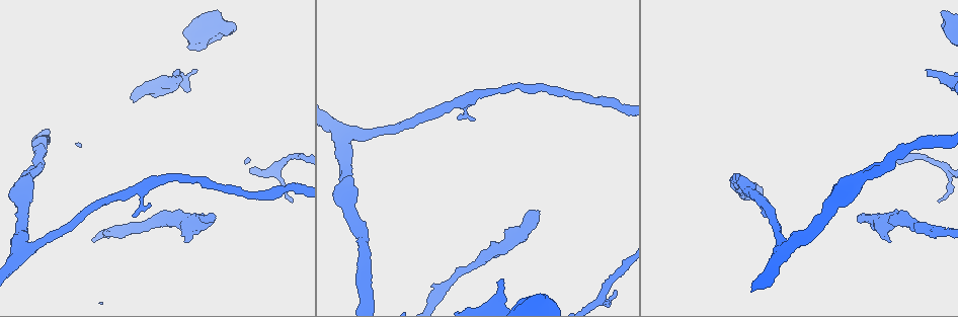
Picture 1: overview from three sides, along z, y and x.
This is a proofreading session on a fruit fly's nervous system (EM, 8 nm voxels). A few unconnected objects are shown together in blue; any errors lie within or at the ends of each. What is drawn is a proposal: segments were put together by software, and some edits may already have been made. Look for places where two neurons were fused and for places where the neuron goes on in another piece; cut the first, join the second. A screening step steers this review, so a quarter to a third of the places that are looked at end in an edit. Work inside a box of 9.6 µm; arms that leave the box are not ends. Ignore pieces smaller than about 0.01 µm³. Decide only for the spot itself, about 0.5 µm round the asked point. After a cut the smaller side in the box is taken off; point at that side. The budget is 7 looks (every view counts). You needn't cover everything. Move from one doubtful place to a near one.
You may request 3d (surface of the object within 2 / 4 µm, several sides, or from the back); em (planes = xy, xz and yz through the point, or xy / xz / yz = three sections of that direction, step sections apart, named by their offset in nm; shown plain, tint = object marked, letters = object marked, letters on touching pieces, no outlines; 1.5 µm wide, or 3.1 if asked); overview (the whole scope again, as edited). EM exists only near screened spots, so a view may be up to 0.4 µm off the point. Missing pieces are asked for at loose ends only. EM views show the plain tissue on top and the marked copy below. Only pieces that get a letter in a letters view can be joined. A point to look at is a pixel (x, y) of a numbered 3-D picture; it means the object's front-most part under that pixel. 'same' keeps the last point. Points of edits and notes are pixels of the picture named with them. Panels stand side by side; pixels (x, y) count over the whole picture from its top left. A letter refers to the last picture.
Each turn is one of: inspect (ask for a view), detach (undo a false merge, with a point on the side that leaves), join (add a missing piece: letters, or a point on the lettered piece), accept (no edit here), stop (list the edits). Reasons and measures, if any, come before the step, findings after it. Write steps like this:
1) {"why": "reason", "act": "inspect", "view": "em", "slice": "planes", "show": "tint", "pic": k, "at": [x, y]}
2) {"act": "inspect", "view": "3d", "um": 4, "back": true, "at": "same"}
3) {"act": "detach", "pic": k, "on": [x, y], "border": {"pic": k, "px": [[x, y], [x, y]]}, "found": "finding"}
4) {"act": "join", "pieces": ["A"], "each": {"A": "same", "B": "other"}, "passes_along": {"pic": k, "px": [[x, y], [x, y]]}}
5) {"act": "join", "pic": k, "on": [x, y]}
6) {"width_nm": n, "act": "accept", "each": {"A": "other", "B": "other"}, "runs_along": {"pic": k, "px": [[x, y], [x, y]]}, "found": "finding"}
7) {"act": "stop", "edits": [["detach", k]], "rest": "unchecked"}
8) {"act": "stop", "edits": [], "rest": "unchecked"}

{"why": "sharp bend", "act": "inspect", "view": "3d", "um": 4, "pic": 1, "at": [21, 248]}

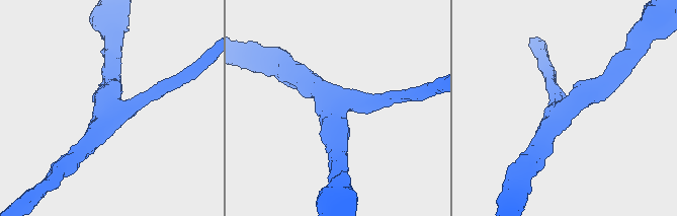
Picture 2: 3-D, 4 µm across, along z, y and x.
{"arms": 3, "arm_widths_nm": [220, 340, 340], "why": "need the tissue", "act": "inspect", "view": "em", "slice": "planes", "show": "letters", "pic": 2, "at": [338, 112]}

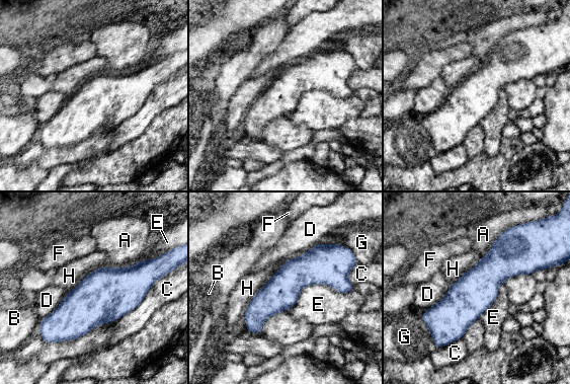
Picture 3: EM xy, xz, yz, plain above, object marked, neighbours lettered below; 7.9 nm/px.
{"act": "accept", "each": {"A": "other", "B": "other", "C": "other", "D": "other", "E": "other", "F": "other", "G": "other", "H": "other"}, "found": "all the same neuron"}

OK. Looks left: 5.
{"why": "an open end", "act": "inspect", "view": "3d", "um": 4, "pic": 1, "at": [857, 216]}

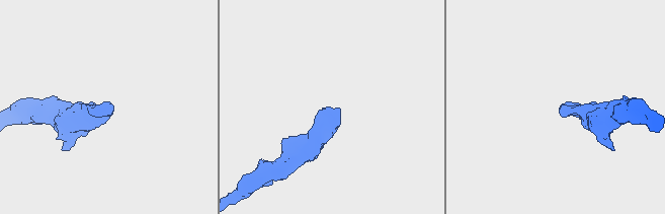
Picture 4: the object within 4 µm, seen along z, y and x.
{"why": "shape alone is not enough", "act": "inspect", "view": "em", "slice": "planes", "show": "letters", "pic": 4, "at": [562, 104]}

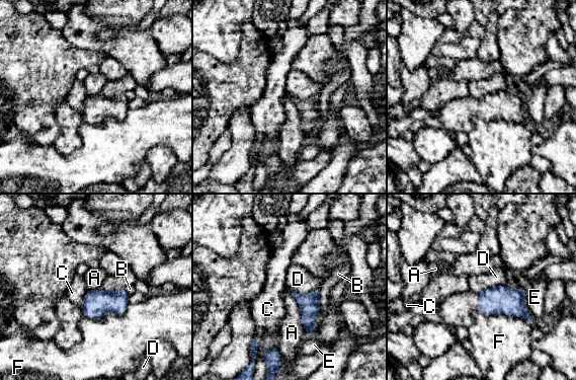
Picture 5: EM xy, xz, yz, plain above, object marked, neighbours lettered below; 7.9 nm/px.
{"longest_contact_nm": ["F", 460], "act": "accept", "each": {"A": "other", "B": "other", "C": "other", "D": "other", "E": "other", "F": "other"}, "border": {"pic": 5, "px": [[290, 290], [307, 334]]}, "found": "no lettered piece goes on from it"}

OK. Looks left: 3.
{"why": "branch stops here", "act": "inspect", "view": "em", "slice": "planes", "show": "letters", "pic": 1, "at": [503, 280]}

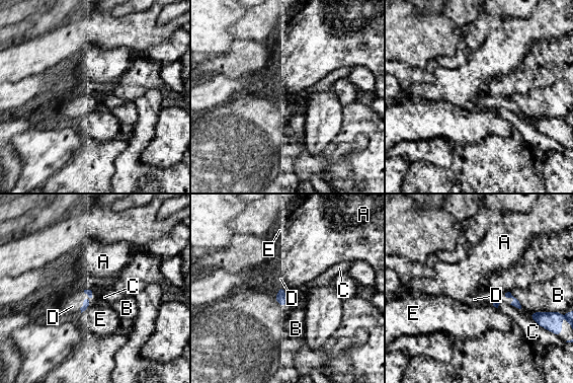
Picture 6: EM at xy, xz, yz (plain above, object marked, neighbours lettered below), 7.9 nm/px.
{"act": "join", "pieces": ["D"], "each": {"A": "other", "B": "other", "C": "other", "D": "same", "E": "other"}, "found": "it goes on there"}

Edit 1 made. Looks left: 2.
{"act": "stop", "edits": [["join", 6]], "rest": "unchecked"}

